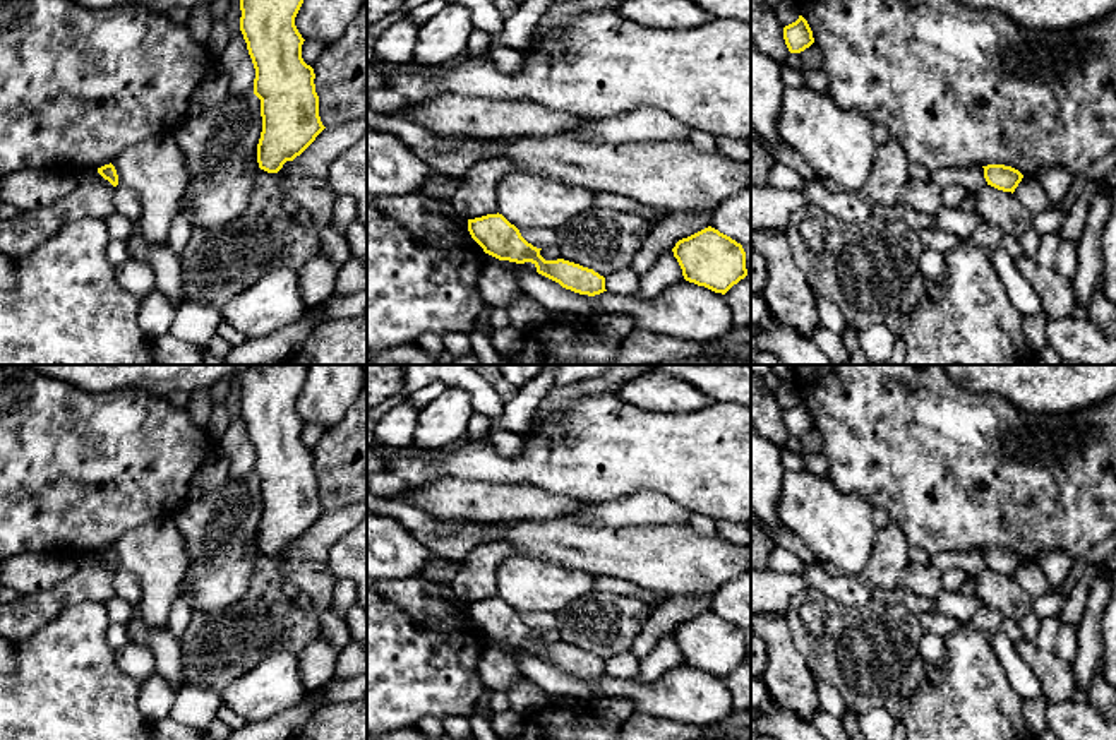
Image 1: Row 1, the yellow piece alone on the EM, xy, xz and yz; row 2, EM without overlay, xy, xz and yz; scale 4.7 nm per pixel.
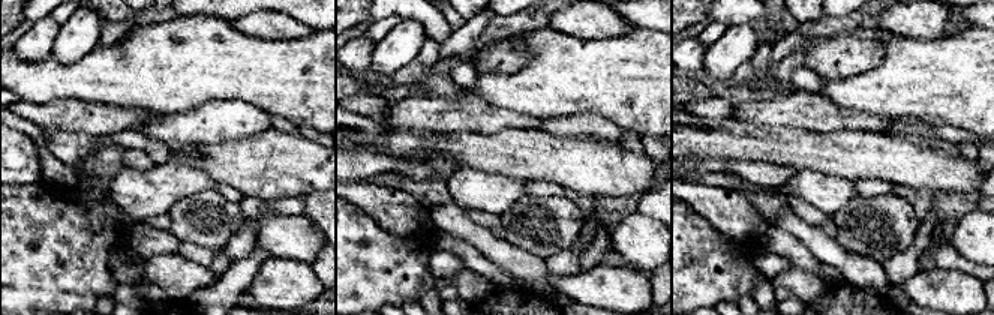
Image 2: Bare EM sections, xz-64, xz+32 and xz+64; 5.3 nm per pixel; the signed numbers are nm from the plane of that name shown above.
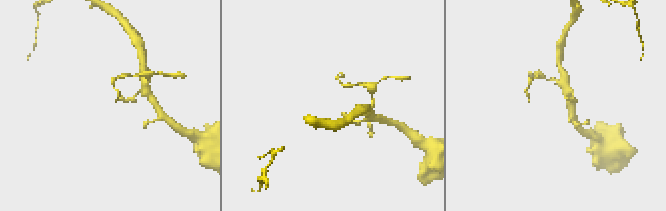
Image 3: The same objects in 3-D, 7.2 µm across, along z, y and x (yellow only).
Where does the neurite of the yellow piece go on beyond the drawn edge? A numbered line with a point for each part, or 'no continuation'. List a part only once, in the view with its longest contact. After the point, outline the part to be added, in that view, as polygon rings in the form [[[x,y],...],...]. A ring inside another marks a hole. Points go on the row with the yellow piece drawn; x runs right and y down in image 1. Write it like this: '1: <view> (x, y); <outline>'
no continuation

